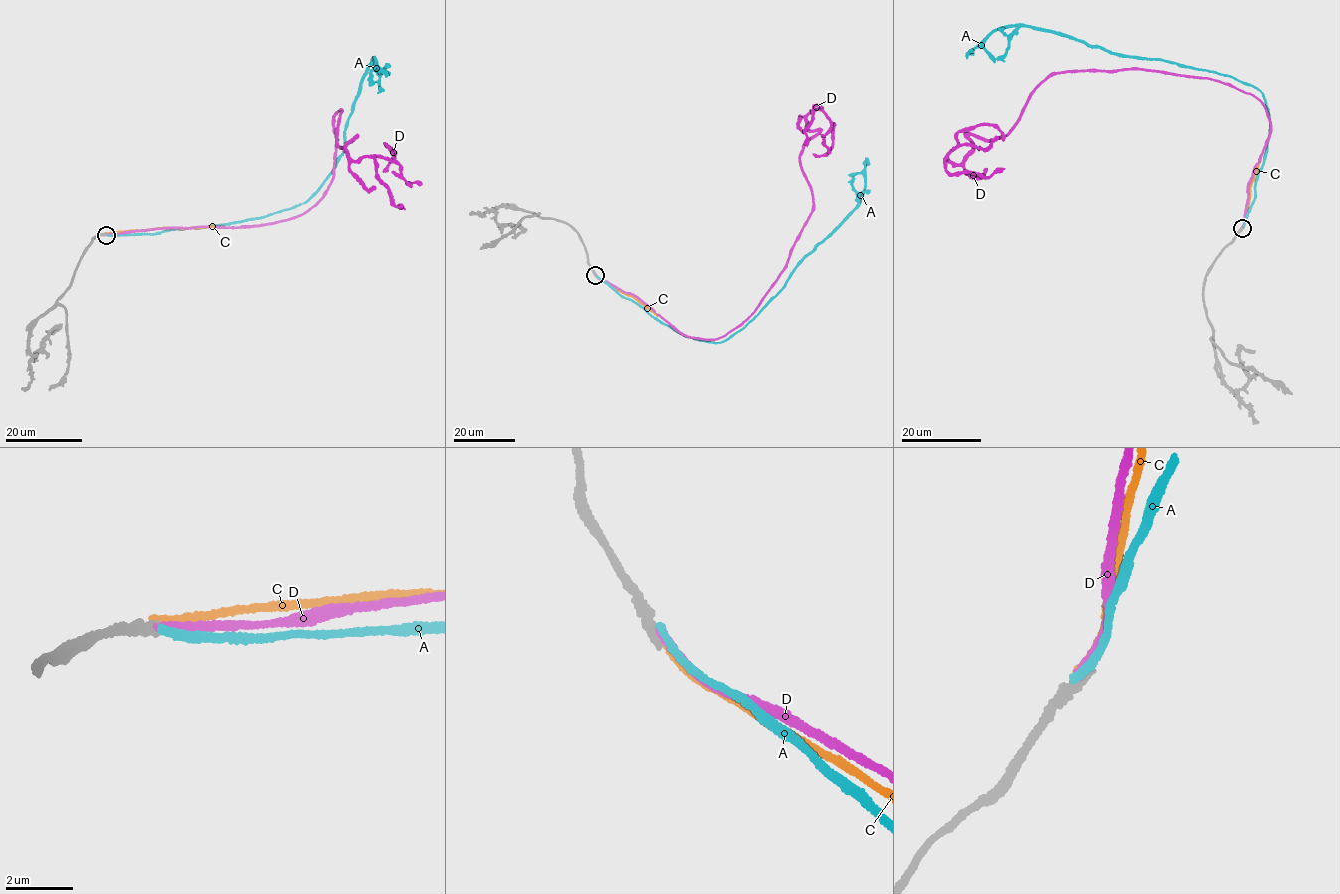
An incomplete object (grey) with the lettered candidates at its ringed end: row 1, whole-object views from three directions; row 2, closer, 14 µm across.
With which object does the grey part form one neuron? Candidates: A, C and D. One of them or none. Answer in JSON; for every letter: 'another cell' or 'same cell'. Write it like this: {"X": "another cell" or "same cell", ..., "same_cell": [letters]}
{"A": "another cell", "C": "another cell", "D": "another cell", "same_cell": []}

